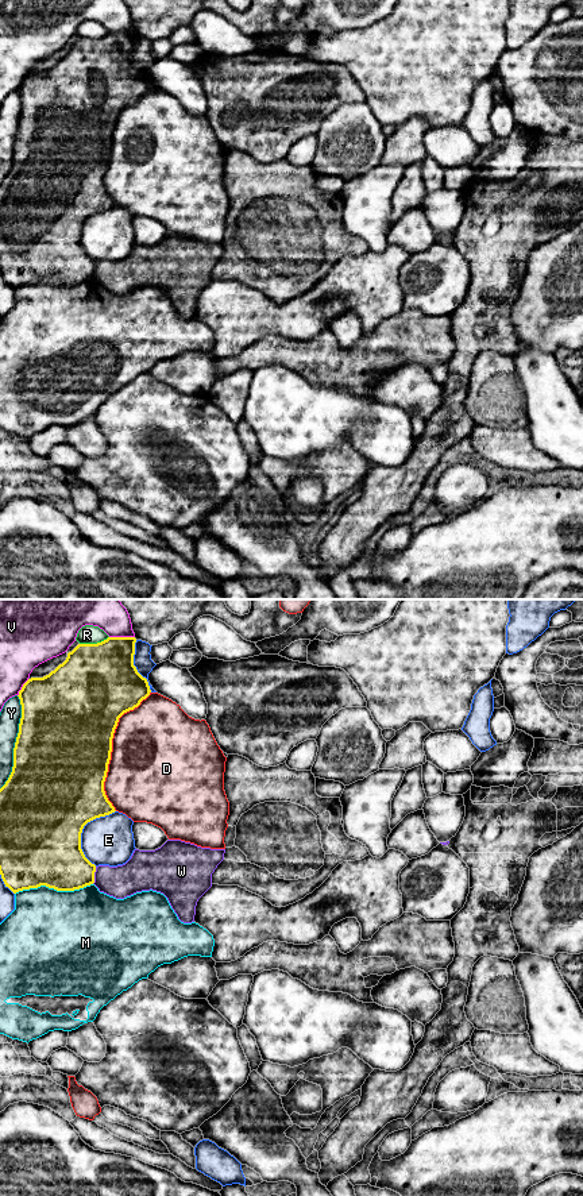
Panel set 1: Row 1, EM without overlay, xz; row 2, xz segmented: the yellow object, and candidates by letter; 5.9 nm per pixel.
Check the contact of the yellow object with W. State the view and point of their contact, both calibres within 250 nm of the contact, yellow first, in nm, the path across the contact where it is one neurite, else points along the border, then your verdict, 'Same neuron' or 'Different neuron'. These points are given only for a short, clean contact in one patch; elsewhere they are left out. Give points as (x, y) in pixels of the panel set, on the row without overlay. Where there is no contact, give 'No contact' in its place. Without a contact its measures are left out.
Touches yellow at xz (93, 270). Thickness 320 nm (yellow) against 190 nm. Boundary: xz (96, 262), (92, 278). Different neuron

